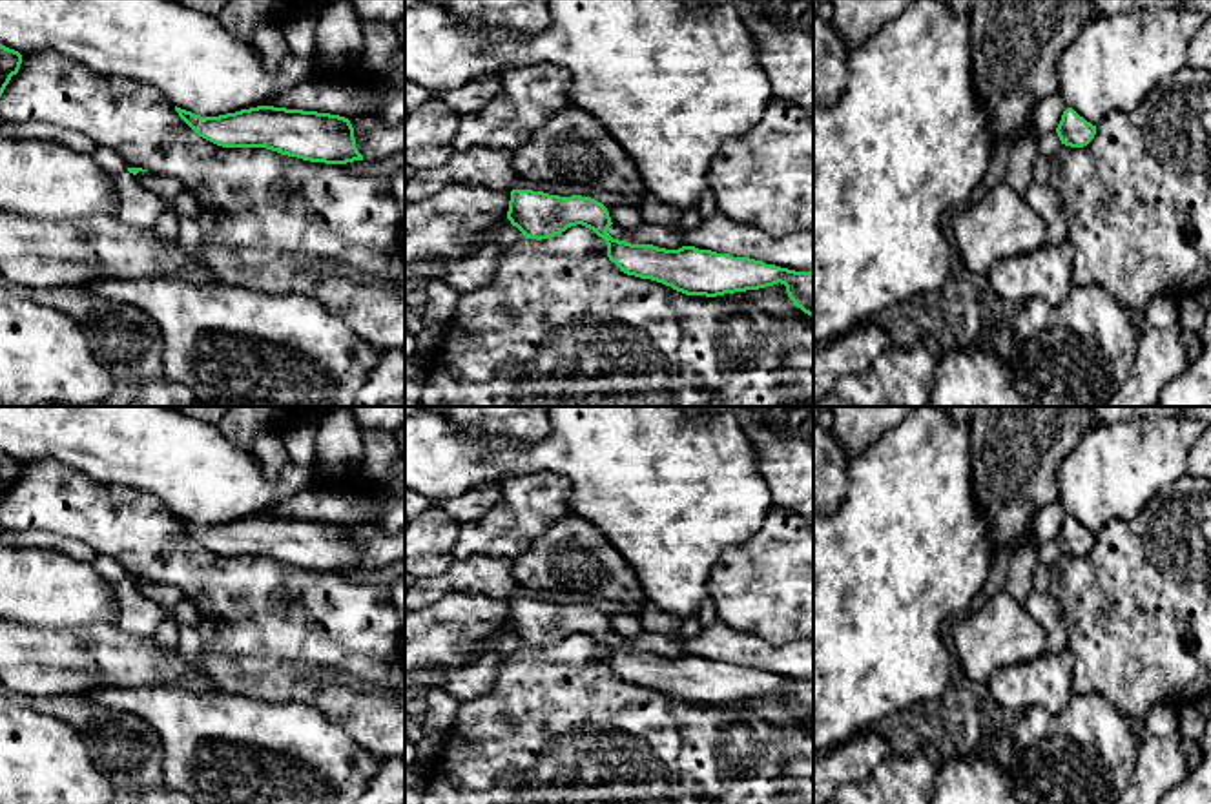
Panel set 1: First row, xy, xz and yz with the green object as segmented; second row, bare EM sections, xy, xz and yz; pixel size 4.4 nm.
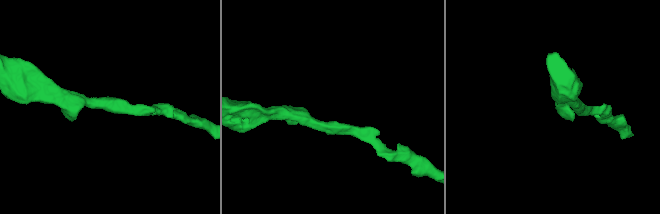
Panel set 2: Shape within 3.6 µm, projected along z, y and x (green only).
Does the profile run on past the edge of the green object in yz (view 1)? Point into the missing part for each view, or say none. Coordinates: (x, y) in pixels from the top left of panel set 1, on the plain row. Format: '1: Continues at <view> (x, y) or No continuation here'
1: No continuation here

